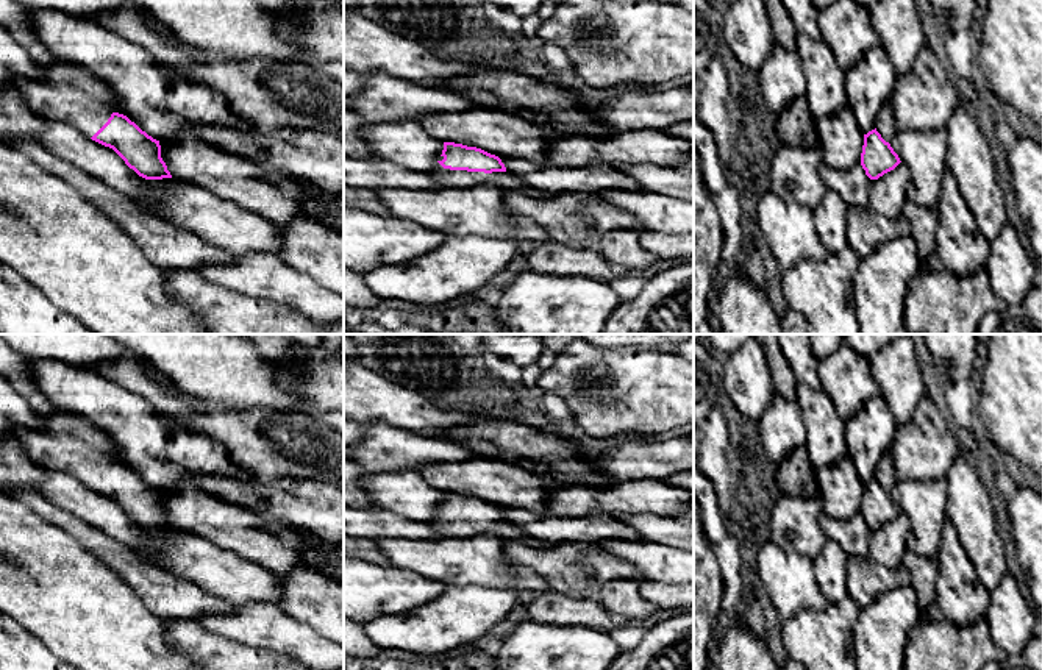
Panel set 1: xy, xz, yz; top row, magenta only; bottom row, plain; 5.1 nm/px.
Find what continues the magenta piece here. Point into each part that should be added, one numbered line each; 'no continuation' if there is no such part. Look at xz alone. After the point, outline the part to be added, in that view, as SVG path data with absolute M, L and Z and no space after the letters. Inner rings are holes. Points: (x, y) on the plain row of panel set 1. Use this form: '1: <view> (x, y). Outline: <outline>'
1: xz (447, 528). Outline: M436 517L430 523L442 537L473 537L480 534L495 534L505 540L522 540L526 542L530 536L519 526L509 522L467 522L467 520L450 520Z

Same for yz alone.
1: yz (884, 475). Outline: M886 454L880 461L875 478L886 492L889 492L889 494L892 492L892 489L897 484L898 479L895 476L895 469L894 469L894 464L892 464L890 454Z

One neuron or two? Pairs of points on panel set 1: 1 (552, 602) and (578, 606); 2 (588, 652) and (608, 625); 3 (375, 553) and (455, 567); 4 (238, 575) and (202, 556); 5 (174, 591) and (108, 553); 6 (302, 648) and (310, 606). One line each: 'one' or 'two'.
1: one
2: two
3: two
4: one
5: one
6: two

